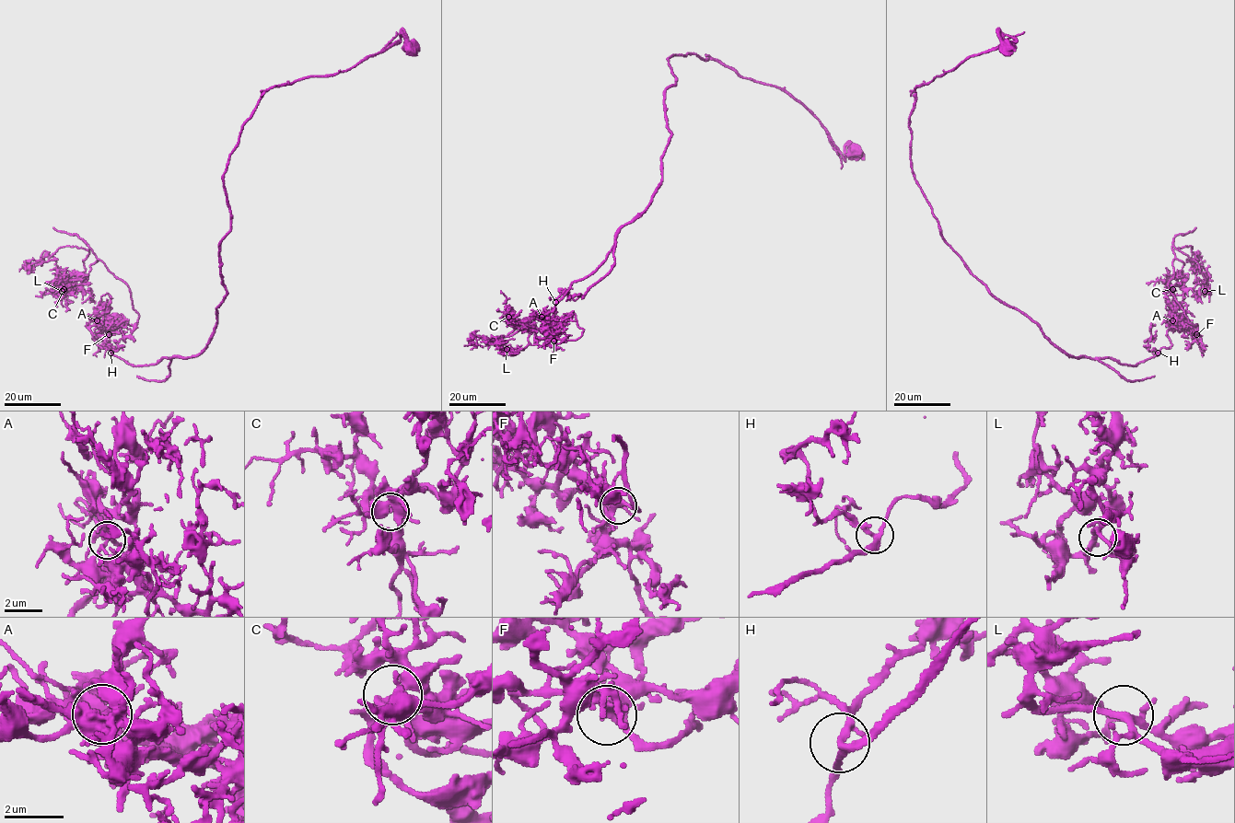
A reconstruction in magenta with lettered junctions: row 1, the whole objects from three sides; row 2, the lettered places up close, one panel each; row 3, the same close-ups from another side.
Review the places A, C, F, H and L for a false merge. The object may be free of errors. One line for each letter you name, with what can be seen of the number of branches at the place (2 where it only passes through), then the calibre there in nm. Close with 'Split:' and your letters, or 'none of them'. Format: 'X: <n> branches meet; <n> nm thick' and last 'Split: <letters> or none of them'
A: 6 branches meet; 200 nm thick
Split: A

